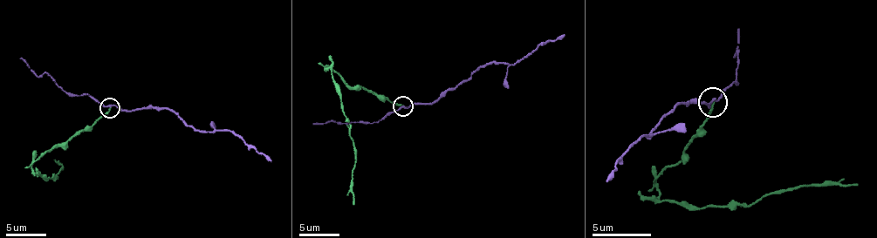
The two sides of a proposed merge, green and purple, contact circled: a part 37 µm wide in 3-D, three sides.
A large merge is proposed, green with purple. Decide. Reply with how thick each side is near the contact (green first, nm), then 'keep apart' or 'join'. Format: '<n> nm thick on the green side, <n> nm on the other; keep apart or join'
190 nm thick on the green side, 170 nm on the other; keep apart

